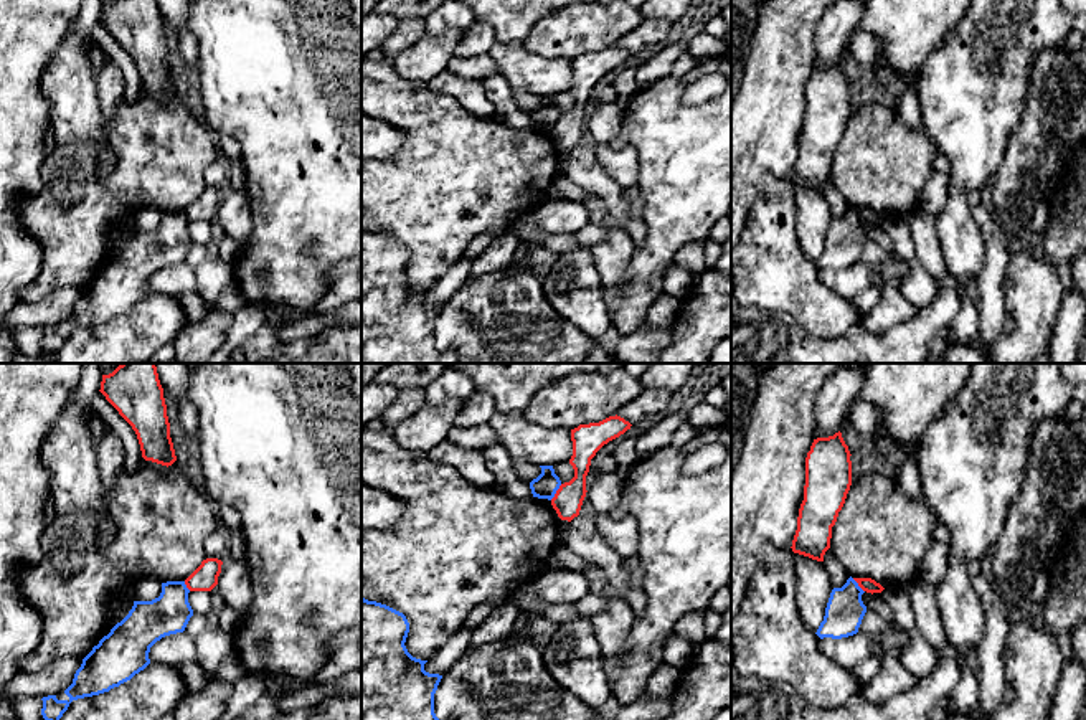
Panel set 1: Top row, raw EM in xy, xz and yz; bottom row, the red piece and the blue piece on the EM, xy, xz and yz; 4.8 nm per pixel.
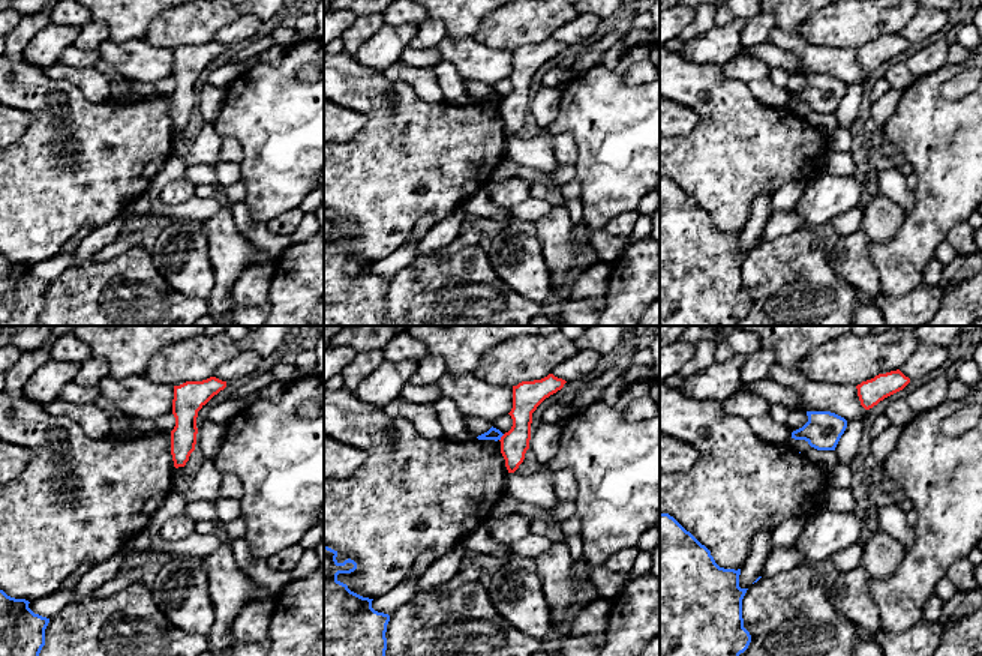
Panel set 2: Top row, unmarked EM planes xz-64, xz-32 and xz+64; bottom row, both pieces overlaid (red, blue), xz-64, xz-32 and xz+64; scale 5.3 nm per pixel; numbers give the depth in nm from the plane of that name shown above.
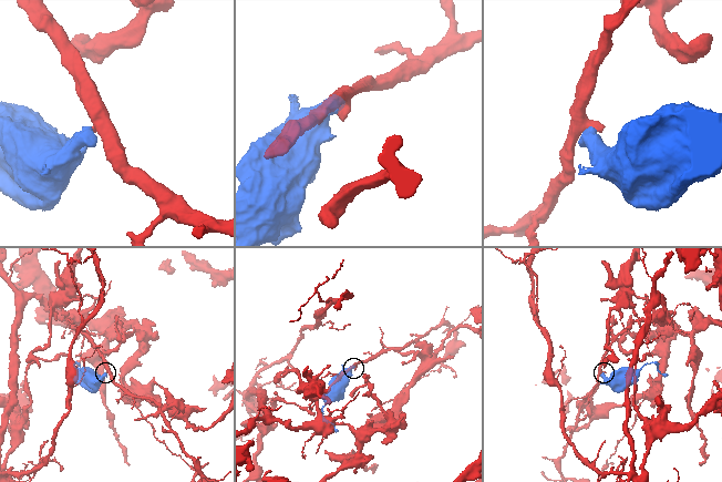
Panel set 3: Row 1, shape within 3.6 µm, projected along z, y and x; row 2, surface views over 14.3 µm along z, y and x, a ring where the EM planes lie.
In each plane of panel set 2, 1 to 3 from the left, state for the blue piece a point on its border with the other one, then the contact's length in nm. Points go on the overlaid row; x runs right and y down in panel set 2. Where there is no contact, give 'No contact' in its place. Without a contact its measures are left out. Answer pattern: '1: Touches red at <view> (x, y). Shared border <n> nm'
1: No contact
2: Touches red at xz-32 (501, 437). Shared border 50 nm
3: No contact

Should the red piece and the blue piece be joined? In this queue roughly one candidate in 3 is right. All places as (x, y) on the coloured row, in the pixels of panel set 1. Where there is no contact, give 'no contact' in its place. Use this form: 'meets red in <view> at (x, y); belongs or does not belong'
meets red in xz at (557, 492); does not belong

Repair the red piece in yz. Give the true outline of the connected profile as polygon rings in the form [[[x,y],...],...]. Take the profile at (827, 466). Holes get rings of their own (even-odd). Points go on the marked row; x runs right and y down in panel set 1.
[[[840,431],[829,438],[814,439],[805,457],[804,500],[799,509],[797,530],[791,547],[794,553],[824,561],[824,555],[830,548],[832,527],[852,486],[850,456]]]

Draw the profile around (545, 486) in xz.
[[[540,466],[541,474],[530,482],[533,497],[551,500],[561,486],[553,466]]]

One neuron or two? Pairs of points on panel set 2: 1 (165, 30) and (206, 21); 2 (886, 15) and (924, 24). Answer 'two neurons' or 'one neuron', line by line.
1: one neuron
2: two neurons

